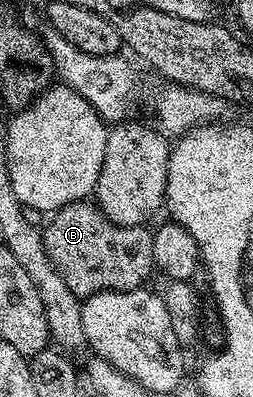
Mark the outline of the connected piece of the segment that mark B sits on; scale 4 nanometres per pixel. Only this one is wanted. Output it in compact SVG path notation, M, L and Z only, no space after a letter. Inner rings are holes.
M90 199L66 204L46 221L43 248L73 294L86 298L98 292L124 292L148 283L155 268L153 232L147 226L117 226Z

